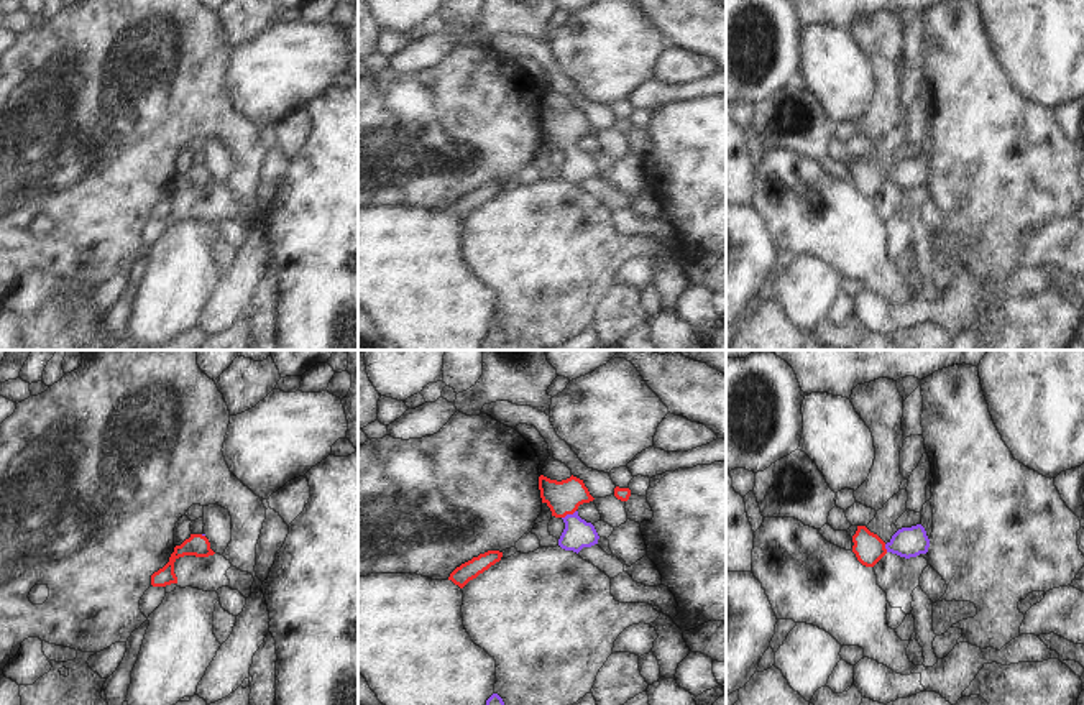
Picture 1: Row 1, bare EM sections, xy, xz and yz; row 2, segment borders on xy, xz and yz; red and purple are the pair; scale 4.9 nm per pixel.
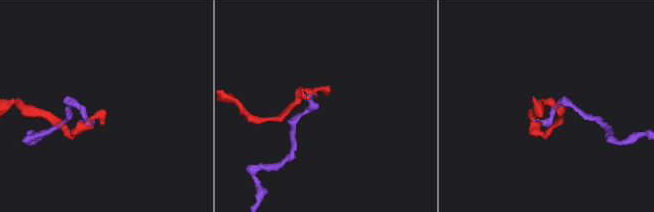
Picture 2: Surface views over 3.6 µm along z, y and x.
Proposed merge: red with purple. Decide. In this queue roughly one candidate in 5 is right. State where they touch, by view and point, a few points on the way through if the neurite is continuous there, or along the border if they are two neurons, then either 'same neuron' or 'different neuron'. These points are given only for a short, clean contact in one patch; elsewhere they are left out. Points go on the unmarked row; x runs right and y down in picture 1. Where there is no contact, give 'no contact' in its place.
xz (569, 145) | across xz (564, 129), (569, 145), (577, 166) | same neuron

